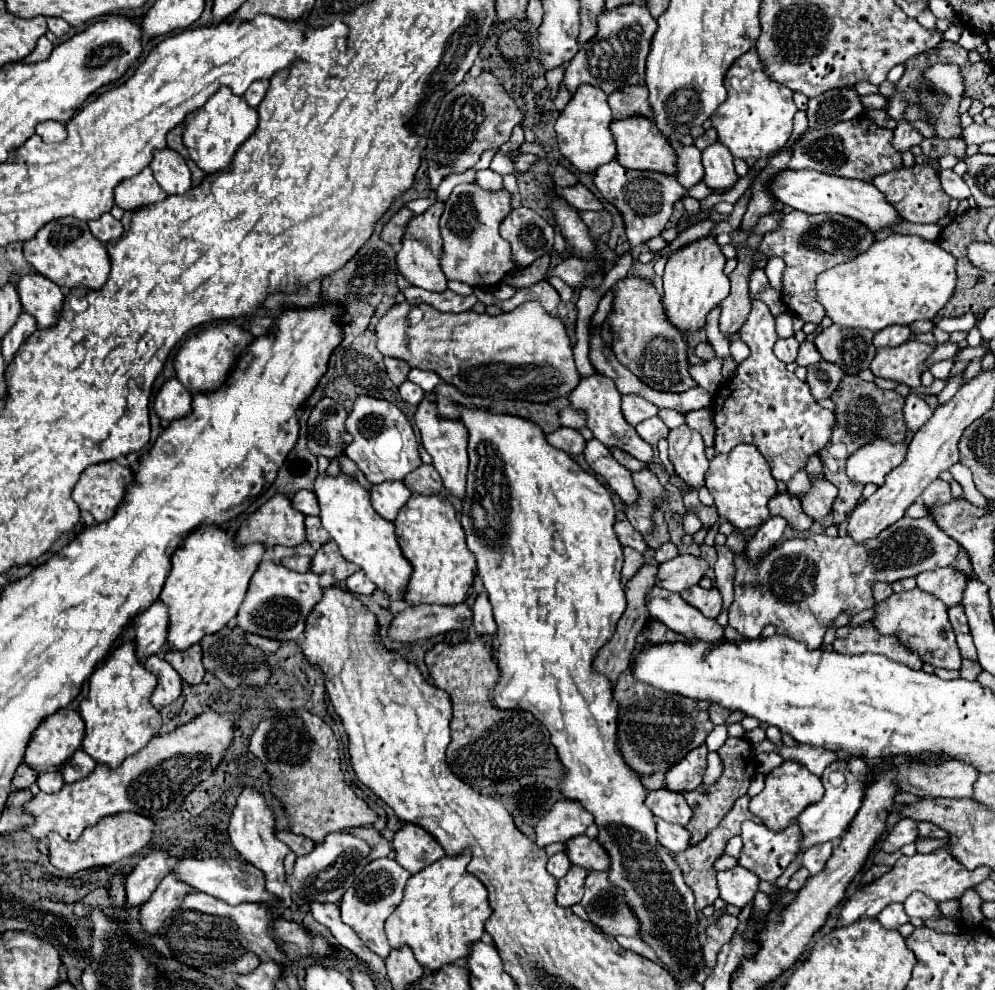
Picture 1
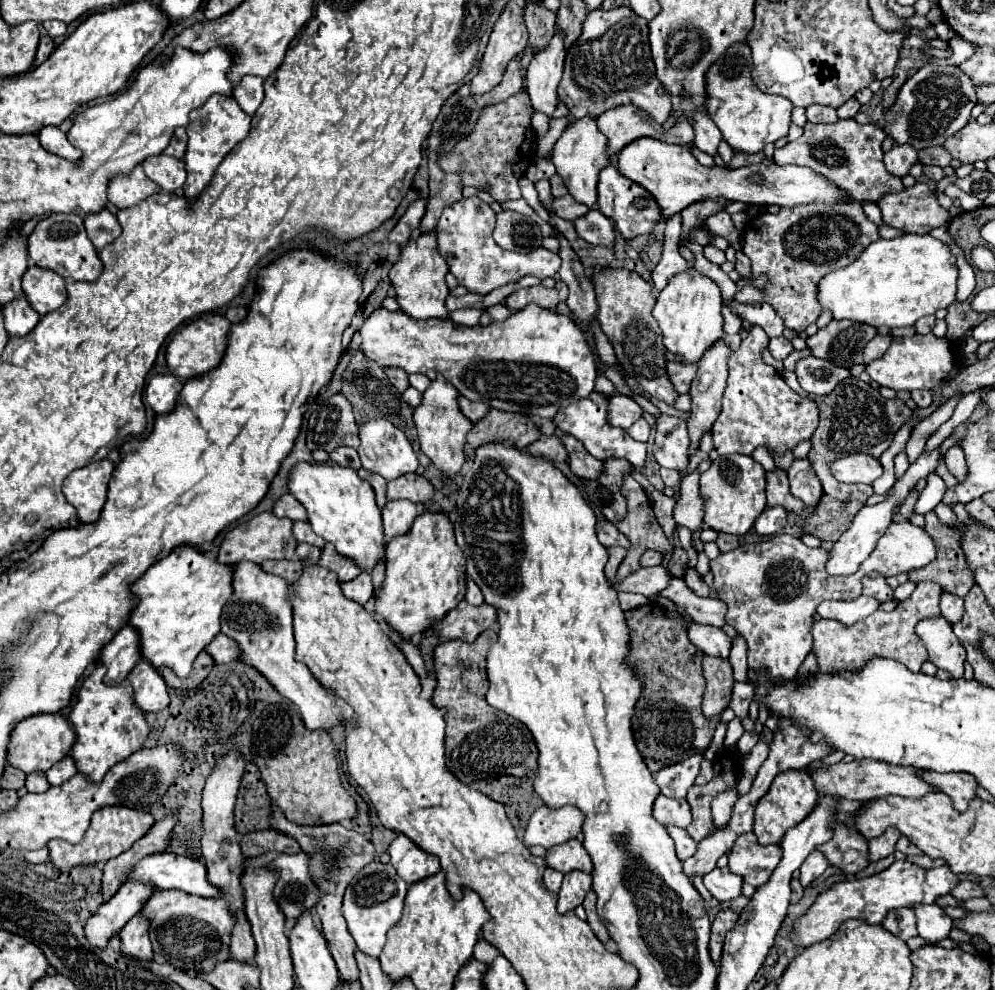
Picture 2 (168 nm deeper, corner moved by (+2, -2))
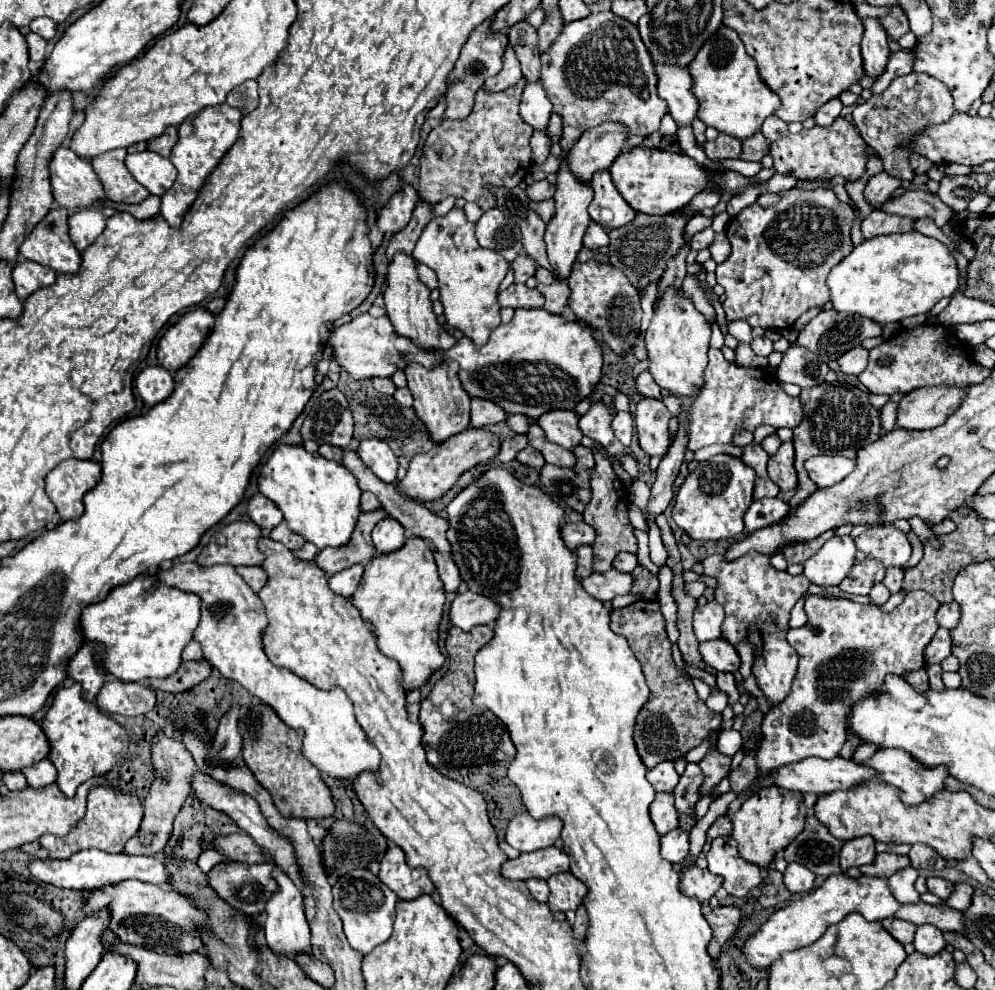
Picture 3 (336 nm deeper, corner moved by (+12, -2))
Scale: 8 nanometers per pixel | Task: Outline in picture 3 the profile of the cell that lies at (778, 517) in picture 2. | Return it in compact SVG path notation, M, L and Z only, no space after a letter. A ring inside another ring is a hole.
M777 497L753 501L749 511L745 513L745 529L749 533L753 533L757 529L773 525L773 523L781 521L783 517L787 517L789 511L791 511L789 503L783 499L777 499Z

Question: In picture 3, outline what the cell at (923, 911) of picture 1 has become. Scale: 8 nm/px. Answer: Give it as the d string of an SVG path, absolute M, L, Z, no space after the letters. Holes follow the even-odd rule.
M919 925L913 945L915 945L917 953L931 957L937 951L943 951L947 943L943 939L943 933L937 927L933 927L933 925Z

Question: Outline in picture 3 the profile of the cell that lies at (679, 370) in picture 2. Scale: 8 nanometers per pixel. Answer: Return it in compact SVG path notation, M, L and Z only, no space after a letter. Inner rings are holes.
M649 371L639 373L639 375L637 375L637 379L635 379L635 383L637 383L637 391L639 391L641 395L645 395L645 397L663 399L663 397L667 397L667 395L669 395L669 391L663 391L659 385L655 385L655 383L653 383L653 377L651 377L651 373L649 373Z

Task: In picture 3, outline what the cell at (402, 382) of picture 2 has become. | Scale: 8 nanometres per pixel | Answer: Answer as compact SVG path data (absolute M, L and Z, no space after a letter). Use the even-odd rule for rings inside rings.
M375 377L375 379L371 379L373 381L373 387L377 389L377 391L381 391L383 395L393 395L395 393L395 383L391 381L391 379L381 379L381 377Z

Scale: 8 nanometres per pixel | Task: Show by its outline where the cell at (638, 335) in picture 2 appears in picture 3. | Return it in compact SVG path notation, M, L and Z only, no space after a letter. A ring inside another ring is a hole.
M577 261L573 265L573 271L567 279L571 295L567 305L575 313L577 319L583 319L589 327L601 329L603 341L617 353L629 353L631 357L631 345L635 343L639 335L641 325L641 295L639 291L629 283L629 279L609 263L599 261Z

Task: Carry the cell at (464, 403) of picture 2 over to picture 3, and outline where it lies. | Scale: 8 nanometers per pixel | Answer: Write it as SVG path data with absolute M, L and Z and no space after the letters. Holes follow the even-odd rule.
M471 399L471 423L473 427L495 425L507 419L507 413L487 399Z

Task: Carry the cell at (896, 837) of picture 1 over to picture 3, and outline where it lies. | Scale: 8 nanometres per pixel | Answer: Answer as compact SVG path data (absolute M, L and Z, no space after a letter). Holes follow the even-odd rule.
M871 835L849 839L841 849L843 871L847 871L849 867L861 867L861 865L873 863L873 859L875 859L875 839Z

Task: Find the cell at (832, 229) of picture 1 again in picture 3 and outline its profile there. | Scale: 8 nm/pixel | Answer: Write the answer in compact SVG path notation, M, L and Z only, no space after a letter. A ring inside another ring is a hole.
M789 189L781 193L777 205L761 207L753 203L737 213L727 225L727 237L731 241L731 255L727 261L717 265L715 275L717 283L725 289L725 315L729 321L743 319L751 327L759 325L763 329L787 329L791 327L807 309L821 307L829 301L829 287L827 275L829 271L851 253L851 225L855 219L855 211L841 203L831 189L815 189L815 191L801 191Z

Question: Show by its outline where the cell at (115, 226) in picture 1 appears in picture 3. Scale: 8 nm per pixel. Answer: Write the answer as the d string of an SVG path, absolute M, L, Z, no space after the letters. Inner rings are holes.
M79 209L67 221L69 221L71 239L77 251L87 249L97 239L97 235L101 235L105 229L105 219L101 211L95 211L95 209Z

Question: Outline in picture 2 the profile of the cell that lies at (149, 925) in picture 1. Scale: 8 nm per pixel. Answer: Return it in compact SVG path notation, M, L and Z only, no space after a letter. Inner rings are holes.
M141 915L129 919L129 923L121 929L121 953L127 955L129 959L151 959L153 949L149 941L149 923L141 919Z

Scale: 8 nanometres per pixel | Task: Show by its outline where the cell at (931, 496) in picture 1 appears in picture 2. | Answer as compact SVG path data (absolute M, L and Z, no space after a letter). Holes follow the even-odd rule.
M929 511L925 515L925 529L927 533L933 537L935 545L937 545L937 559L933 563L929 563L927 567L921 567L921 569L913 569L909 571L909 579L913 583L919 583L919 581L933 581L937 585L943 587L943 591L949 591L953 595L959 595L959 597L965 597L969 593L969 589L975 585L973 581L973 571L967 567L967 561L965 561L965 555L963 555L963 549L961 549L961 531L957 527L947 527L939 521L939 517L935 515L935 511Z

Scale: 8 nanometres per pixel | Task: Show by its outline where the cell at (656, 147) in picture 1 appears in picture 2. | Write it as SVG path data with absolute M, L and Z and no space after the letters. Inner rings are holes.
M641 137L633 143L627 143L617 155L617 169L621 175L643 185L659 203L665 217L671 217L691 203L707 197L727 197L729 201L743 201L755 205L779 205L779 207L797 207L805 203L849 203L849 195L843 195L839 187L833 187L827 179L821 179L809 167L799 165L747 165L739 169L727 167L703 167L689 153L689 149L679 145L669 145L653 137Z

